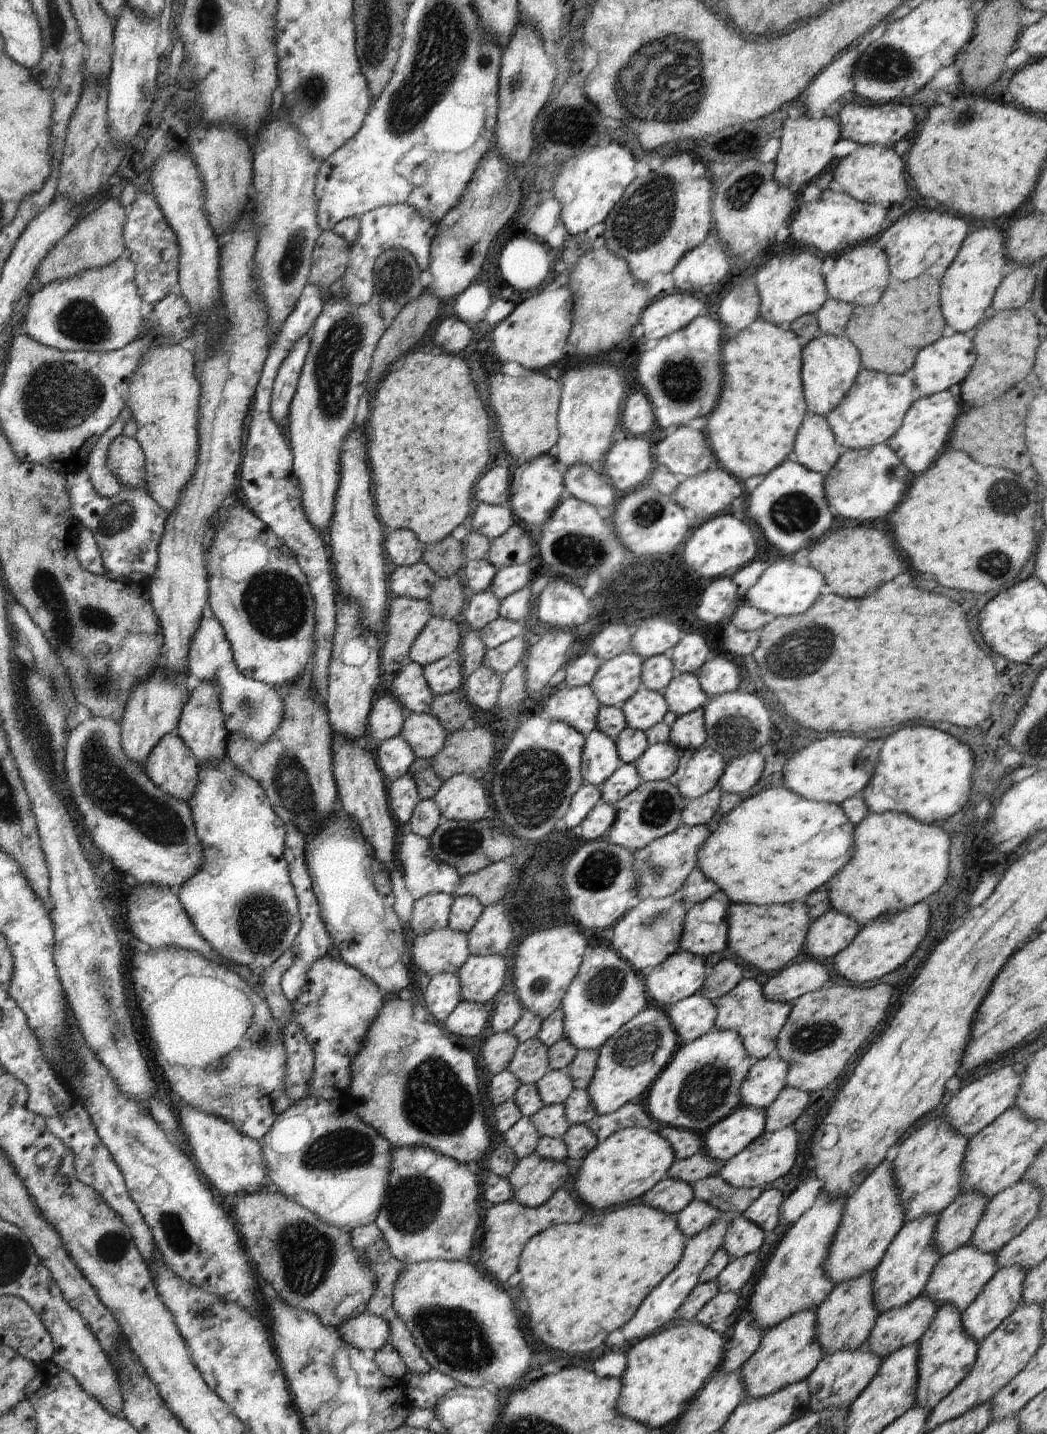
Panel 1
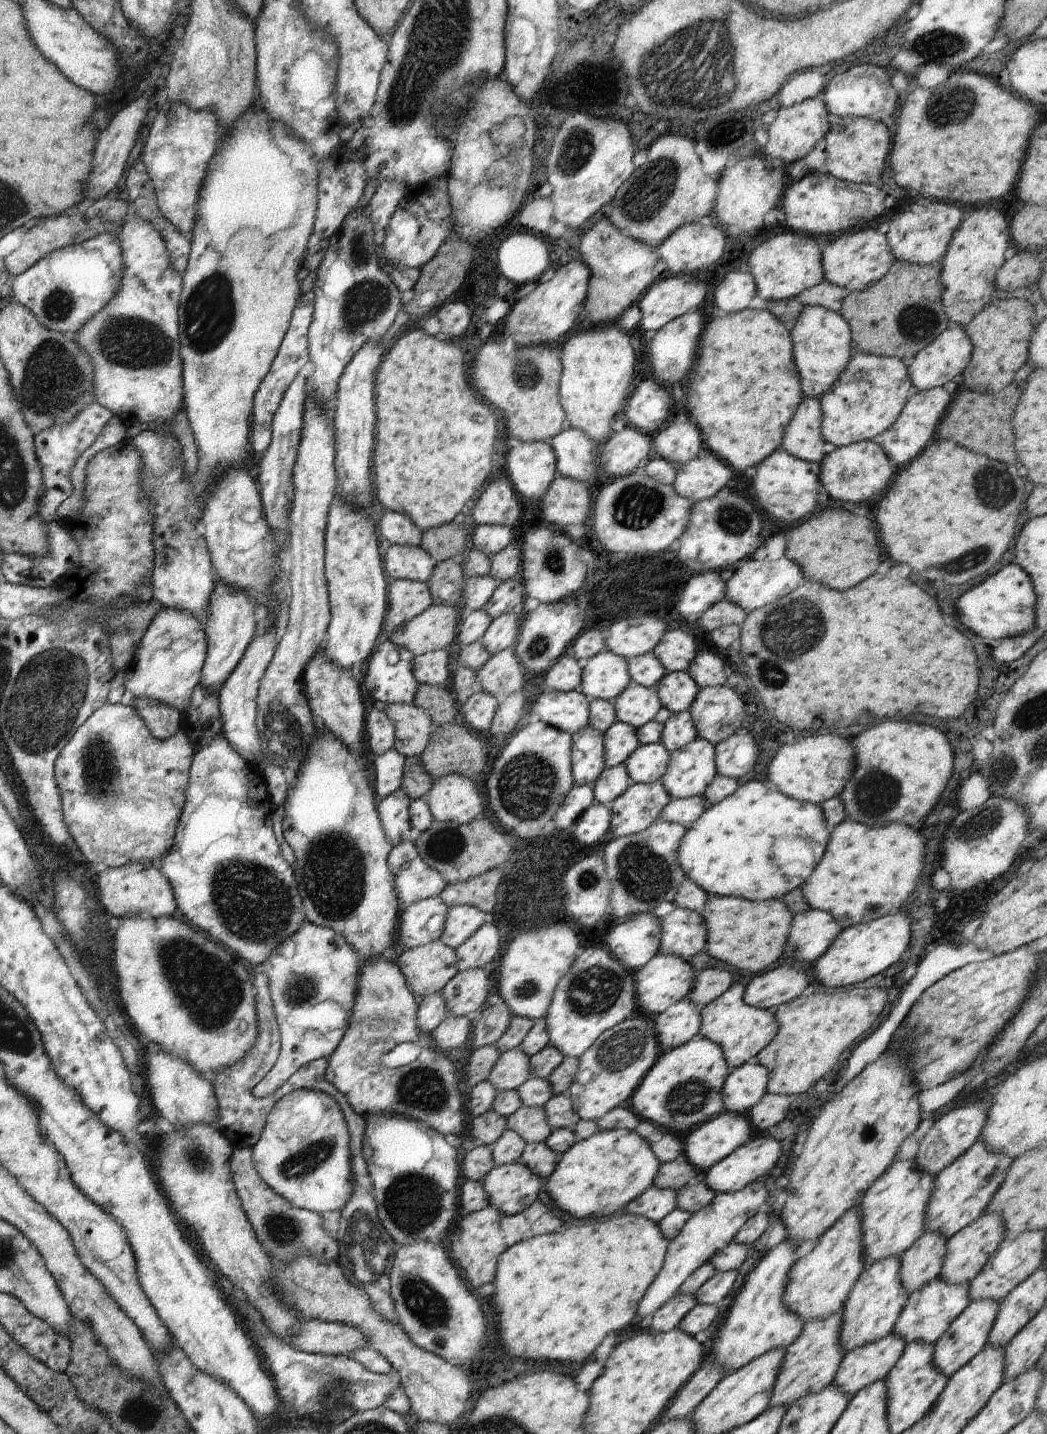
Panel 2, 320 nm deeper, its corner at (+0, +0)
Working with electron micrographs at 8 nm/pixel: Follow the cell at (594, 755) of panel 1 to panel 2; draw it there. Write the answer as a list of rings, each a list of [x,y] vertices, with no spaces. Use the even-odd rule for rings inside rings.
[[[588,726],[571,735],[571,767],[576,785],[591,785],[596,782],[605,765],[604,735]]]

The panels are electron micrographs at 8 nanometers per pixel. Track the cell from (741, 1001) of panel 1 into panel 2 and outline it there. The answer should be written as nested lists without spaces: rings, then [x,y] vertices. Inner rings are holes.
[[[732,983],[724,994],[700,1008],[701,1027],[698,1036],[720,1046],[730,1070],[747,1063],[750,1058],[754,1058],[766,1048],[779,1029],[773,1010],[757,1009],[744,1002],[744,989],[742,984]]]

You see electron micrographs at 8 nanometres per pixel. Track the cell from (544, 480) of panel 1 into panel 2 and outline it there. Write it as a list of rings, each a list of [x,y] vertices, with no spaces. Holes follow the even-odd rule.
[[[510,438],[516,444],[508,452],[508,482],[518,494],[540,500],[555,479],[557,460],[546,441],[528,442]]]

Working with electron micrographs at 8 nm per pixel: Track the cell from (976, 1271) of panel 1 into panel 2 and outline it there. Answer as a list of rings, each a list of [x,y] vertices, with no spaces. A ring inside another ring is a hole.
[[[940,1277],[933,1278],[920,1290],[910,1293],[900,1316],[896,1319],[893,1334],[906,1343],[922,1342],[934,1345],[950,1328],[952,1321],[970,1304],[968,1285],[953,1285]]]

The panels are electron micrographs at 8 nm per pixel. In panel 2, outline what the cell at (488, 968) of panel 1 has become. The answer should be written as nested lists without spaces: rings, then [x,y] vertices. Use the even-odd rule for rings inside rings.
[[[484,969],[458,971],[441,990],[448,1016],[475,1017],[480,1013],[486,1006],[486,998],[490,993],[488,976],[489,971]]]

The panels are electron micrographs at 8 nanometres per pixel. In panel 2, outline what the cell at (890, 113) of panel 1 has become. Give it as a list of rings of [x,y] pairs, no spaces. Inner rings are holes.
[[[858,64],[844,74],[834,76],[823,90],[824,104],[829,113],[841,117],[868,117],[869,119],[884,122],[898,110],[898,94],[890,83],[892,73],[888,69],[873,64]]]

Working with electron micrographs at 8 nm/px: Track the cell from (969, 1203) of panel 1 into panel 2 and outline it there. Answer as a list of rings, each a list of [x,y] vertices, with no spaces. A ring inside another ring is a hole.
[[[925,1232],[900,1256],[899,1277],[905,1291],[920,1290],[941,1271],[947,1240],[940,1234]]]

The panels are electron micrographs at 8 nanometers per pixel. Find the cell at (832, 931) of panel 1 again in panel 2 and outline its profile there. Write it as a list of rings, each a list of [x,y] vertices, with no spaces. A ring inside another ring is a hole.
[[[810,908],[796,913],[790,923],[783,957],[812,963],[830,948],[841,930],[829,912]]]

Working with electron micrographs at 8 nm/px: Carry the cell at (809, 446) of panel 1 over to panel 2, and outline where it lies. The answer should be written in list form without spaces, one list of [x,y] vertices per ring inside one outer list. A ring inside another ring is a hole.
[[[804,396],[786,426],[782,449],[807,463],[821,463],[834,448],[822,436],[823,410],[818,397]]]

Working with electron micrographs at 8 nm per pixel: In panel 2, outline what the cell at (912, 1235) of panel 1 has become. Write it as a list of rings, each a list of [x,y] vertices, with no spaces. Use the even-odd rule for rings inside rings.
[[[888,1257],[871,1264],[860,1273],[842,1308],[843,1324],[839,1339],[844,1354],[893,1334],[896,1319],[909,1297],[901,1283],[899,1270],[900,1258]]]

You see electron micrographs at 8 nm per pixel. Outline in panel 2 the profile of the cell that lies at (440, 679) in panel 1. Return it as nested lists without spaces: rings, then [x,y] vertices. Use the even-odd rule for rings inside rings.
[[[446,649],[416,655],[411,662],[414,678],[419,683],[435,687],[449,686],[452,673],[448,668],[448,655]]]

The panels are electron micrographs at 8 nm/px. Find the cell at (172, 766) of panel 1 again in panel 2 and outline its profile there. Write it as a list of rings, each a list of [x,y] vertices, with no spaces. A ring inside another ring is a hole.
[[[134,697],[131,706],[143,718],[152,736],[166,740],[174,736],[180,730],[180,712],[174,707],[168,706],[152,699]]]

